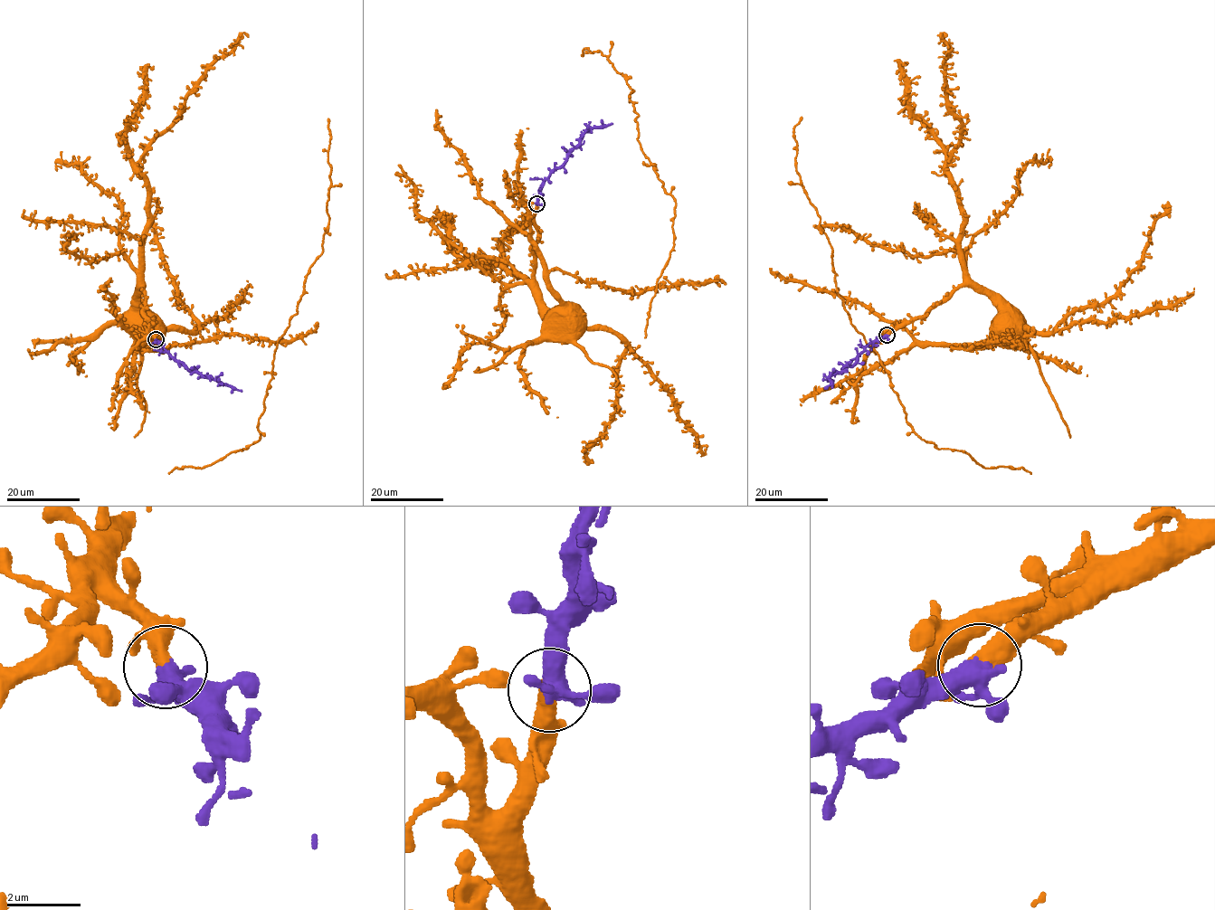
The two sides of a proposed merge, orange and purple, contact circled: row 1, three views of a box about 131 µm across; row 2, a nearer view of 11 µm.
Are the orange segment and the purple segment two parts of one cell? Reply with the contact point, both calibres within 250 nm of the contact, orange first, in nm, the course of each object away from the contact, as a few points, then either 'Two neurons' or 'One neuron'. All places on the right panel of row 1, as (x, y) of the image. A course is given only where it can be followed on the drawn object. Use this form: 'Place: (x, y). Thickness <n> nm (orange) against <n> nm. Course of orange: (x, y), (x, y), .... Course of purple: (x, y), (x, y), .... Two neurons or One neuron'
Place: (887, 335). Thickness 480 nm (orange) against 360 nm. Course of orange: (887, 335), (915, 318), (924, 317), (963, 286), (977, 288), (991, 299), (998, 308), (993, 322). Course of purple: (887, 335), (869, 341), (852, 365), (845, 365), (840, 372), (835, 372), (830, 380), (832, 381), (832, 388). One neuron

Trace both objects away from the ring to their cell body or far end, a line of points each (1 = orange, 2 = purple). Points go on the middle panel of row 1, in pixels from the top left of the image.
1: (536, 204), (534, 222), (537, 241), (531, 251), (535, 259), (534, 294), (553, 312), (559, 307)
2: (536, 204), (539, 185), (565, 161), (567, 152), (578, 143), (579, 137), (592, 127), (612, 123)

